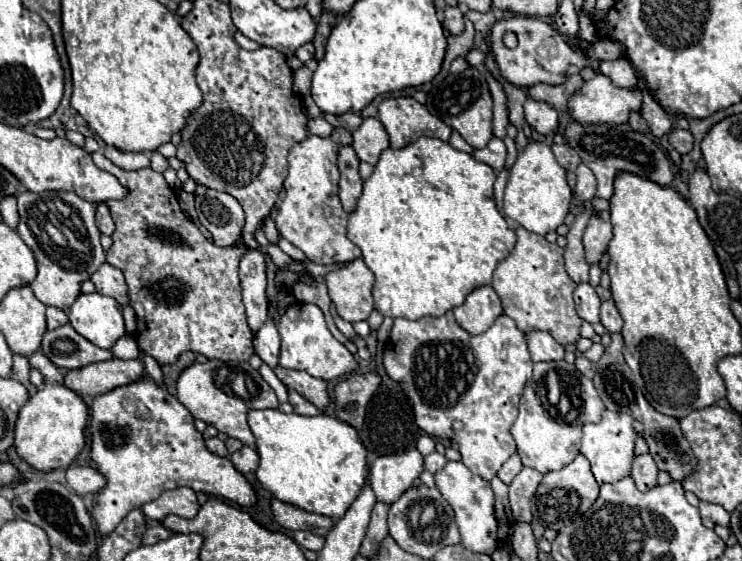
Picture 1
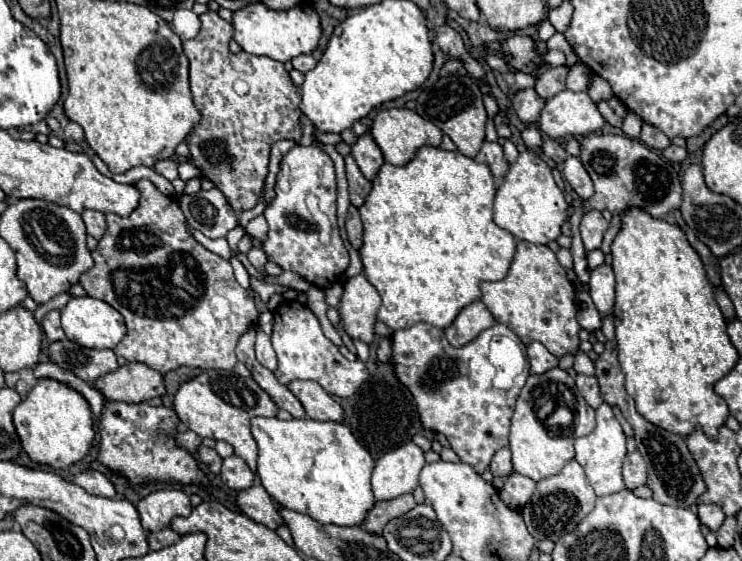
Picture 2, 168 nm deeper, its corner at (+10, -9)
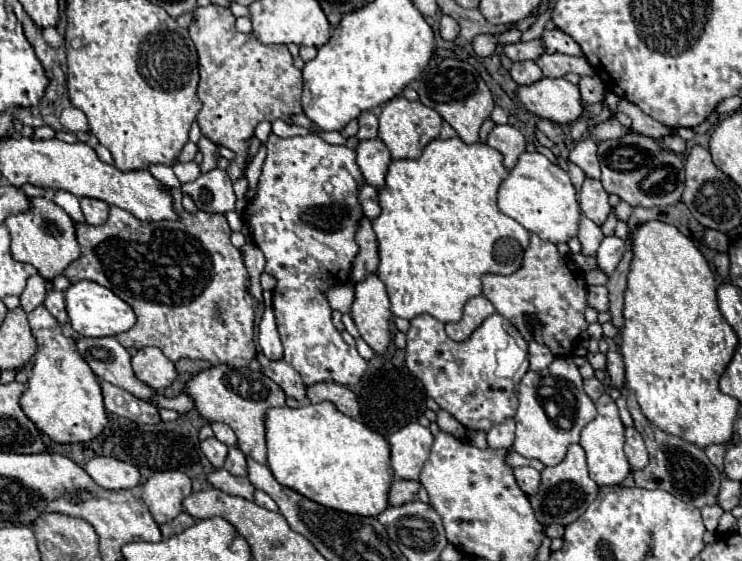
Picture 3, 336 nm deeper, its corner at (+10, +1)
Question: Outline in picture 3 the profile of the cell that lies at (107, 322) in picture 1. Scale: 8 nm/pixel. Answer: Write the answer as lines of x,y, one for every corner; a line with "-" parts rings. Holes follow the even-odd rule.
78,281
72,283
66,289
66,311
70,317
72,329
80,337
106,337
106,335
118,335
134,327
136,315
132,307
122,301
118,295
114,295
110,289
94,283
94,281

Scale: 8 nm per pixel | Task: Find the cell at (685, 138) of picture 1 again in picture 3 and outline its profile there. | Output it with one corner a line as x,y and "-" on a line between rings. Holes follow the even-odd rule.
666,135
666,137
662,137
662,143
664,143
664,147
668,147
670,151
674,151
674,153
684,153
684,149
686,149
686,143
684,143
684,139
682,137
678,137
678,135

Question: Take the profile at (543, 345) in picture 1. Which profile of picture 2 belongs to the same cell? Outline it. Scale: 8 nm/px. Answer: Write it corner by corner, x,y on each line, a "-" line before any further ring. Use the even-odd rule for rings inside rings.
536,341
526,347
526,355
528,355
532,375
546,373
558,365
558,359
542,343
536,343

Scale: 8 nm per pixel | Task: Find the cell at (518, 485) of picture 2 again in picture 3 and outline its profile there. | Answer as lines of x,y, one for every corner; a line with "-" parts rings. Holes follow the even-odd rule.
518,467
518,469
514,469
514,475
516,475
516,481
524,493
534,495
538,491
540,471
536,471
532,467

